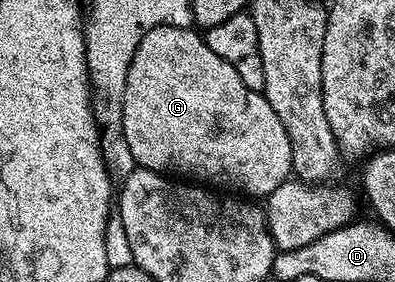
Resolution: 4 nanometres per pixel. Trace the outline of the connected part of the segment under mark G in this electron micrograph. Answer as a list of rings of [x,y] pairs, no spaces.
[[[161,25],[148,31],[140,39],[136,51],[132,55],[132,63],[128,67],[126,82],[120,94],[122,101],[122,137],[126,140],[126,149],[134,156],[135,166],[151,169],[157,173],[173,175],[178,179],[189,179],[203,187],[213,187],[218,191],[229,191],[234,195],[245,195],[250,199],[265,199],[270,196],[280,183],[291,180],[292,177],[292,147],[288,143],[288,131],[284,131],[284,123],[276,116],[276,111],[268,103],[268,99],[257,89],[244,87],[240,75],[236,75],[230,63],[224,63],[212,47],[208,47],[205,36],[190,27],[180,25]]]

